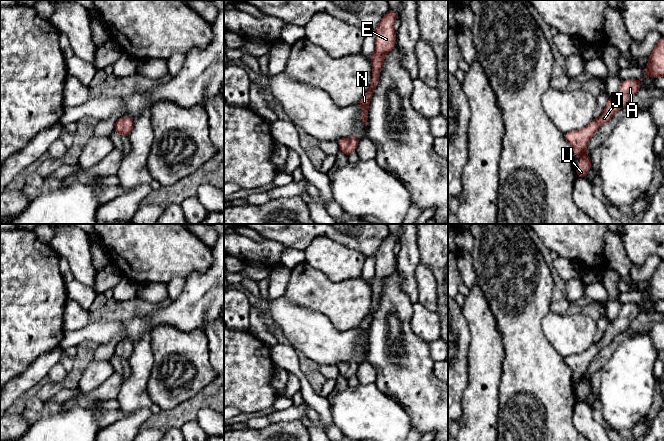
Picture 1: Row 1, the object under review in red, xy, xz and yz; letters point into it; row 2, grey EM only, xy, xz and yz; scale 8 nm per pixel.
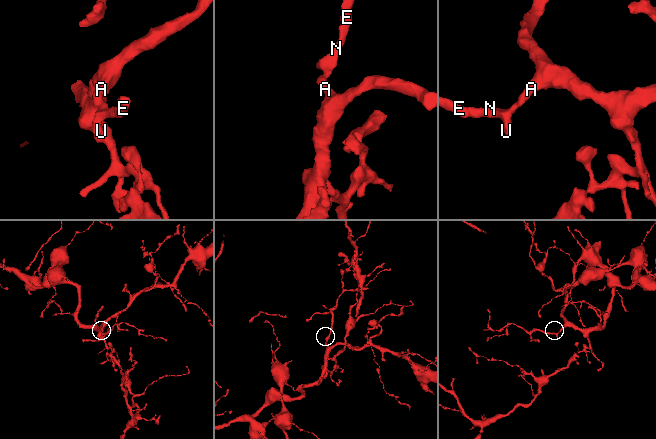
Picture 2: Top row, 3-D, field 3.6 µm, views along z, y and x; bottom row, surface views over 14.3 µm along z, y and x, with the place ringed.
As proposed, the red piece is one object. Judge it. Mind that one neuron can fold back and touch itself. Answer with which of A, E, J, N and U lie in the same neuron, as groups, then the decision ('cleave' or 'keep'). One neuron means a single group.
A E J N U; keep

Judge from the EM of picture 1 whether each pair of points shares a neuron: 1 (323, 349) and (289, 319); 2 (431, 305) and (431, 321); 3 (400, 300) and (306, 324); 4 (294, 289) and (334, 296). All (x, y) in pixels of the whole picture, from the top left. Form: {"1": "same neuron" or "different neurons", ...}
{"1": "same neuron", "2": "different neurons", "3": "different neurons", "4": "same neuron"}

